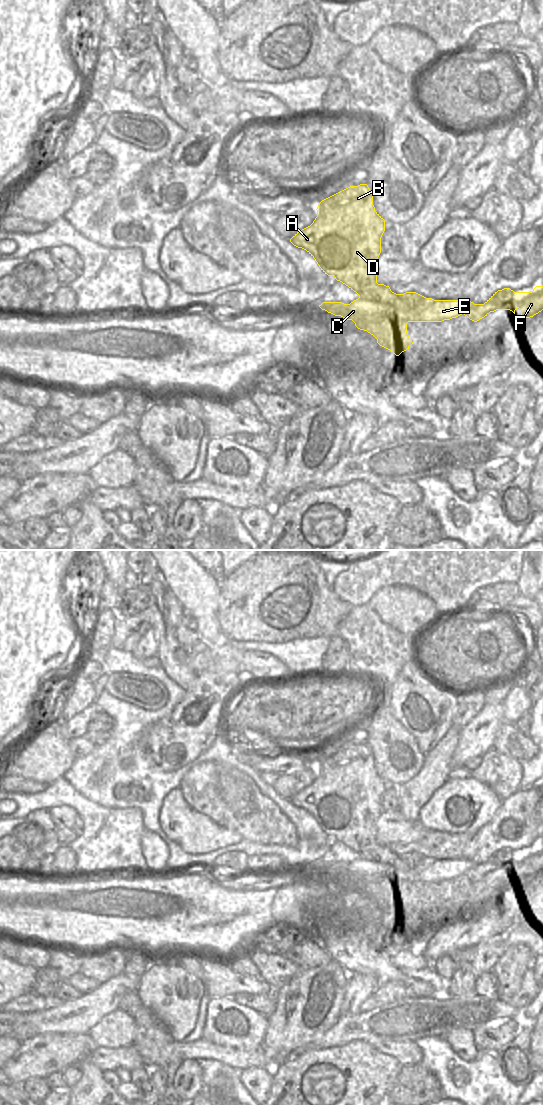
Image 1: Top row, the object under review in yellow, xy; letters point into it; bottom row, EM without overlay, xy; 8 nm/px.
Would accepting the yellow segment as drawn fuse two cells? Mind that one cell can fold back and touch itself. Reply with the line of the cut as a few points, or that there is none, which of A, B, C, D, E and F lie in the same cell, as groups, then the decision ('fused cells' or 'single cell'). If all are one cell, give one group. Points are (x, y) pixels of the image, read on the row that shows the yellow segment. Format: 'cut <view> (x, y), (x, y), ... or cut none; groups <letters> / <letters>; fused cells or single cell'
cut xy (397, 294), (392, 304), (376, 304), (359, 297); groups A B D / C E F; fused cells

